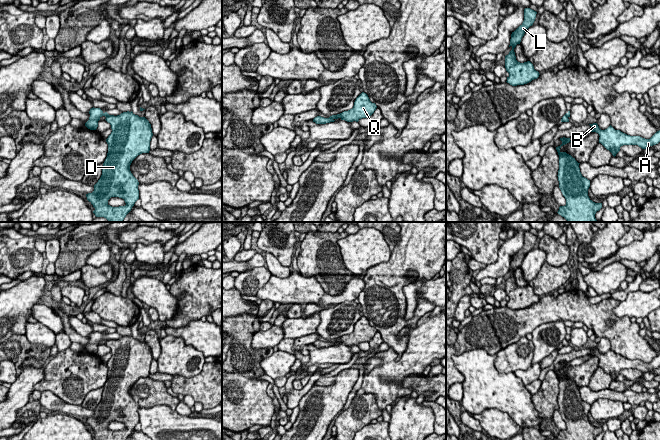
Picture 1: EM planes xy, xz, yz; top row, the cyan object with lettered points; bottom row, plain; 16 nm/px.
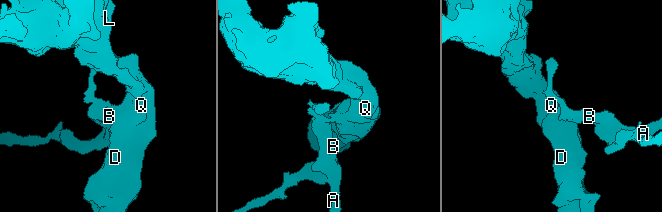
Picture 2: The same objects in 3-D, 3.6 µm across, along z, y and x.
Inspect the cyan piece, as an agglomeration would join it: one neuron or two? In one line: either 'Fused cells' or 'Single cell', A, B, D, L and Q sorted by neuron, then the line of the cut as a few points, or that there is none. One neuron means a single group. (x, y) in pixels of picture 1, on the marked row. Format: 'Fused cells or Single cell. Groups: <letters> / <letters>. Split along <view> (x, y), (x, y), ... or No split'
Fused cells. Groups: A B / D L Q. Split along xy (109, 115), (105, 116)

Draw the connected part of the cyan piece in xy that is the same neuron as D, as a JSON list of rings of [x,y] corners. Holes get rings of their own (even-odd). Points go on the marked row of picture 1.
[[[132,111],[123,112],[120,115],[106,116],[112,132],[106,139],[108,144],[107,157],[103,163],[102,175],[94,185],[94,191],[86,194],[87,200],[93,205],[93,213],[96,217],[104,217],[108,222],[123,222],[131,211],[135,202],[139,199],[138,180],[130,171],[132,161],[142,153],[149,153],[150,141],[153,136],[151,124],[145,117],[139,117]],[[111,197],[122,198],[126,205],[112,207],[108,204]]]

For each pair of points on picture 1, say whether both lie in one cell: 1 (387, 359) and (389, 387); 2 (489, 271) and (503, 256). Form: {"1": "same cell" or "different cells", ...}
{"1": "same cell", "2": "same cell"}

